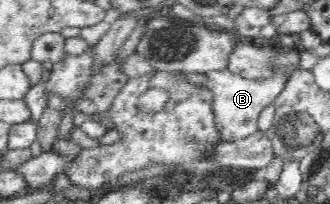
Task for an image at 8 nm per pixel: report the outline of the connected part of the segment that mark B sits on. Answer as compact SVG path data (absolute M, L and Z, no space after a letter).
M228 67L224 71L209 71L206 74L206 78L208 78L206 88L212 96L213 122L221 139L234 141L256 133L259 130L260 113L280 95L289 75L290 73L278 73L272 79L256 81L256 79L244 79L236 73L232 73Z

